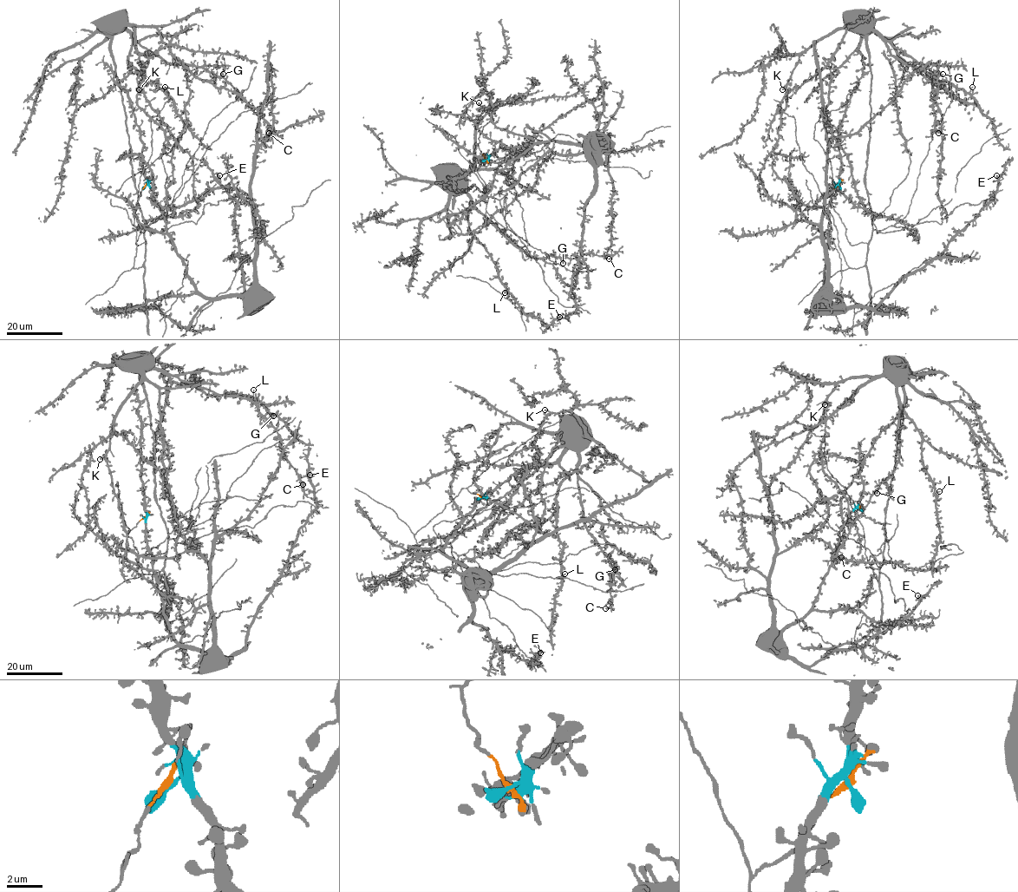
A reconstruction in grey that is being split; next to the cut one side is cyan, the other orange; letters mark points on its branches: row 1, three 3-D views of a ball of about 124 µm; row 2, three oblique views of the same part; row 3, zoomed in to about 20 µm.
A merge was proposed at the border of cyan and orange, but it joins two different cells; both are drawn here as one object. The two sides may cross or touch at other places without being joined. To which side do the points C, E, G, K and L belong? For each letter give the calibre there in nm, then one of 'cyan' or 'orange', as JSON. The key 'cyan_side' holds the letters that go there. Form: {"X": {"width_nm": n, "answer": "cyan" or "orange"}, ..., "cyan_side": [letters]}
{"C": {"width_nm": 550, "answer": "orange"}, "E": {"width_nm": 480, "answer": "cyan"}, "G": {"width_nm": 400, "answer": "orange"}, "K": {"width_nm": 360, "answer": "orange"}, "L": {"width_nm": 200, "answer": "orange"}, "cyan_side": ["E"]}

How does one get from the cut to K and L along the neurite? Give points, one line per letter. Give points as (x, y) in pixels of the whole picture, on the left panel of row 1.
K: (146, 186), (134, 217), (138, 269), (145, 219), (111, 49), (124, 26), (133, 29), (138, 89)
L: (146, 186), (134, 217), (138, 269), (145, 219), (111, 38), (127, 30), (130, 64), (164, 87)

